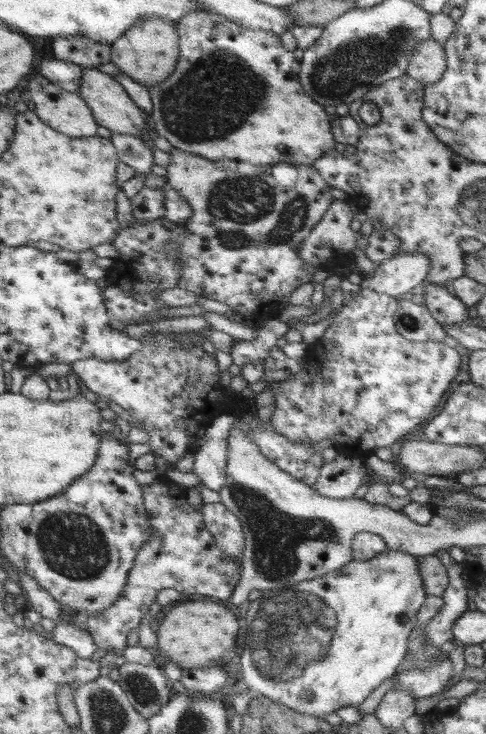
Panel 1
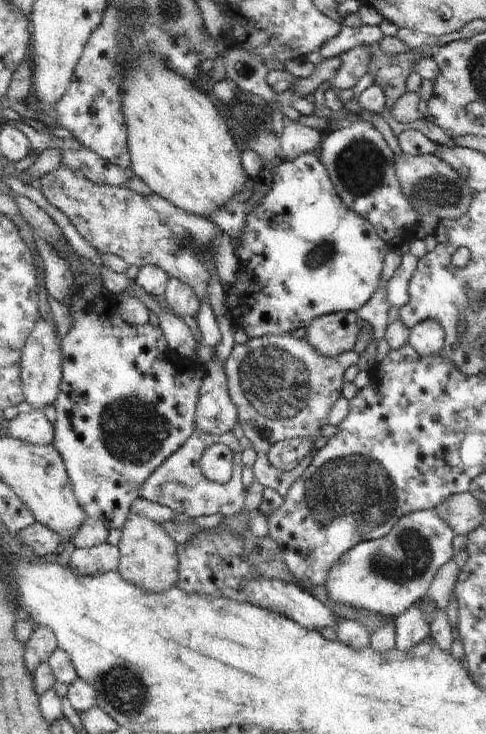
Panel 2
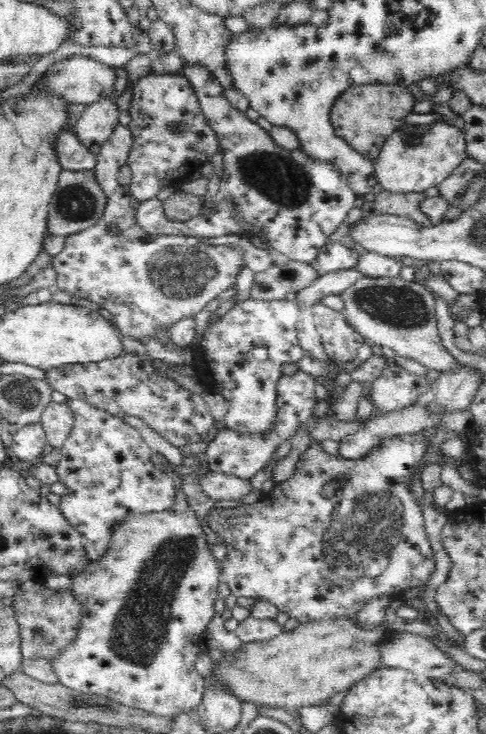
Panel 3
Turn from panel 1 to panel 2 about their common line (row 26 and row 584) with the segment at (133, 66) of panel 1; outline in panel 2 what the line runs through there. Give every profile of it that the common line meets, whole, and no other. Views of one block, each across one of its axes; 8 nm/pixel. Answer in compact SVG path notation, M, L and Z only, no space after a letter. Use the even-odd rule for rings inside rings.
M132 515L122 528L122 539L118 544L121 558L118 573L131 584L150 593L160 593L178 586L180 581L179 545L167 531L151 518Z

